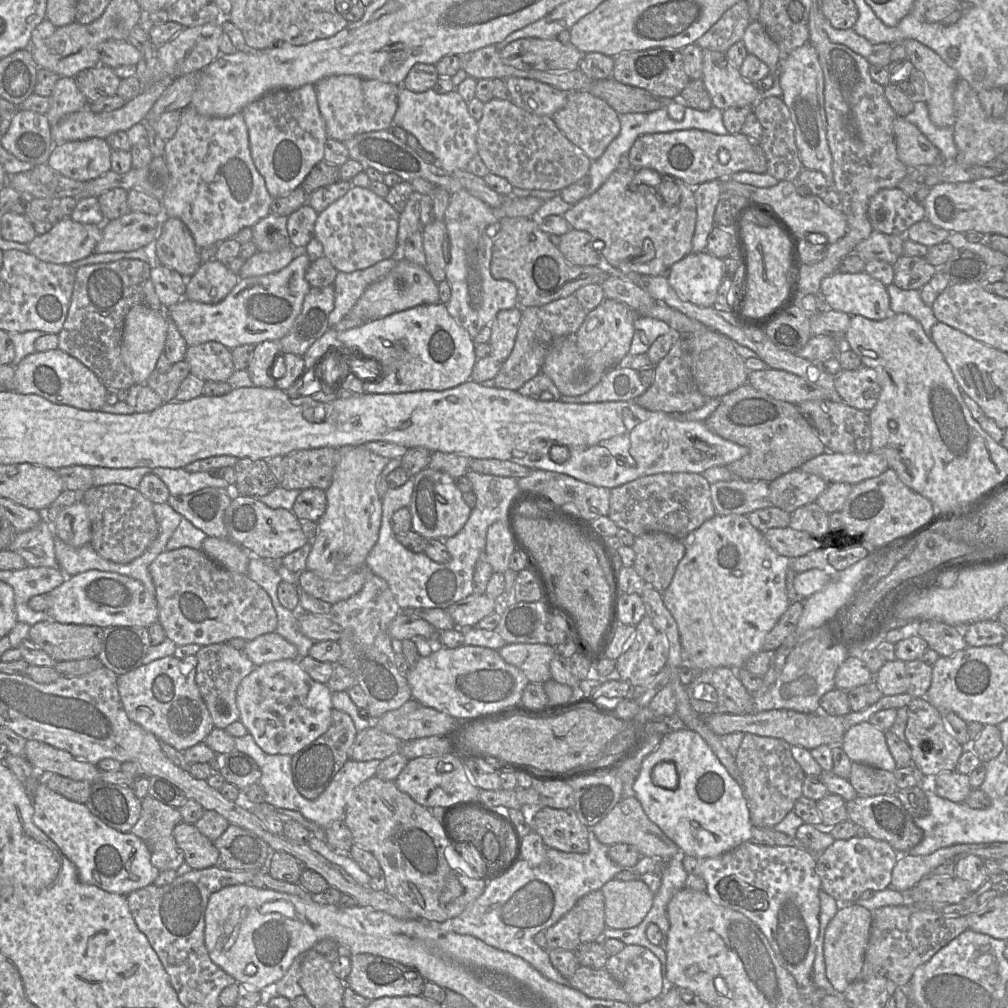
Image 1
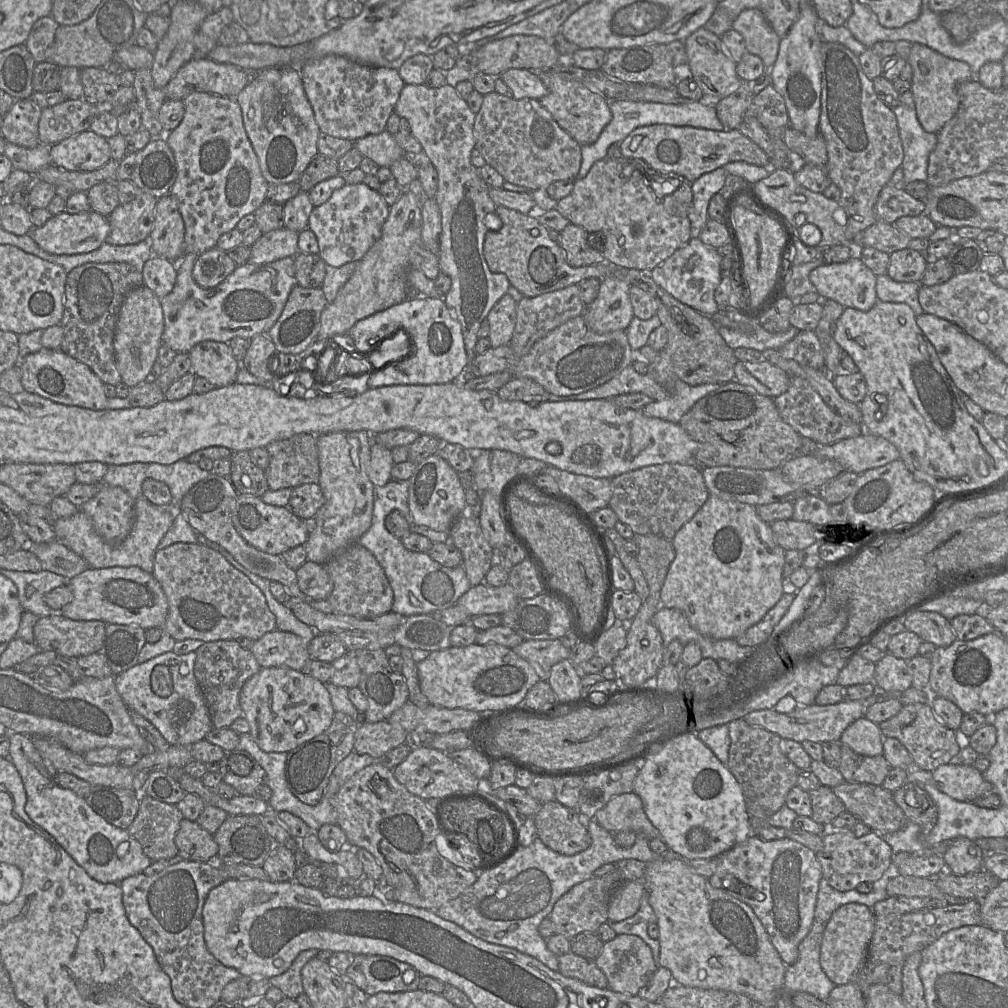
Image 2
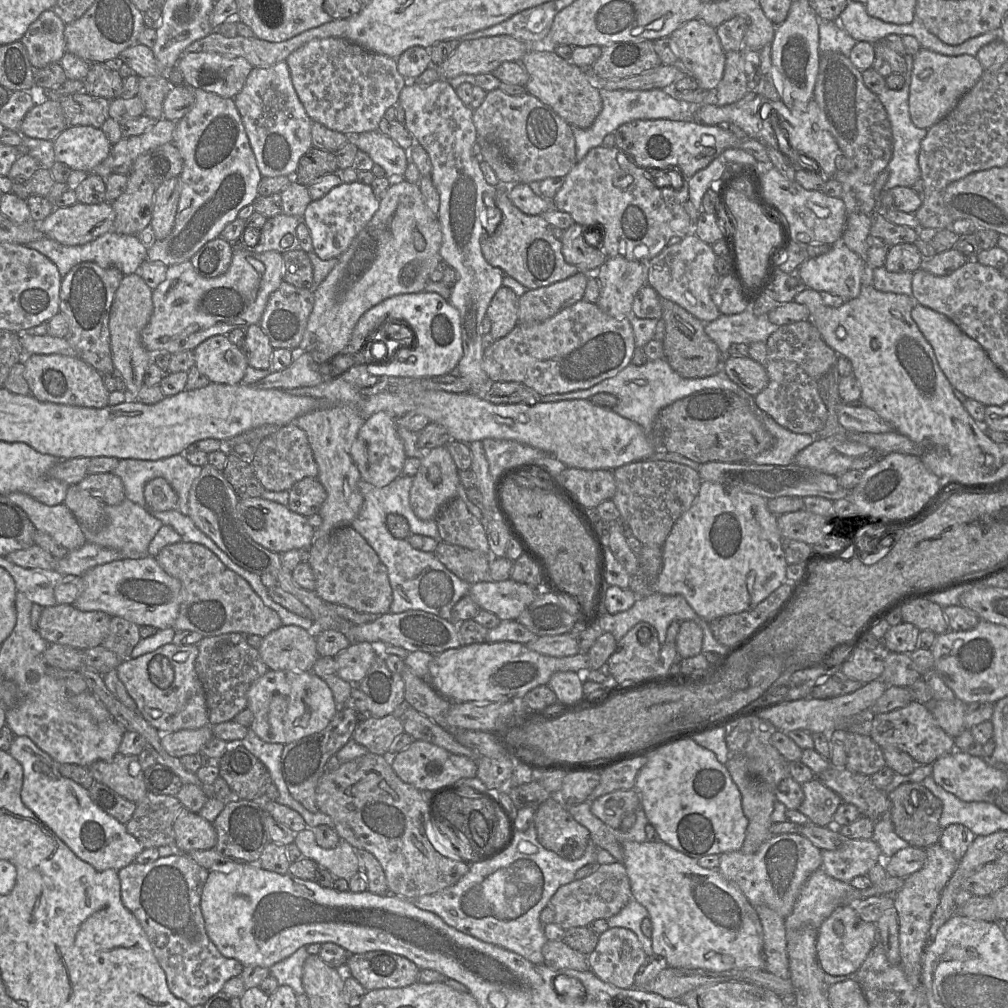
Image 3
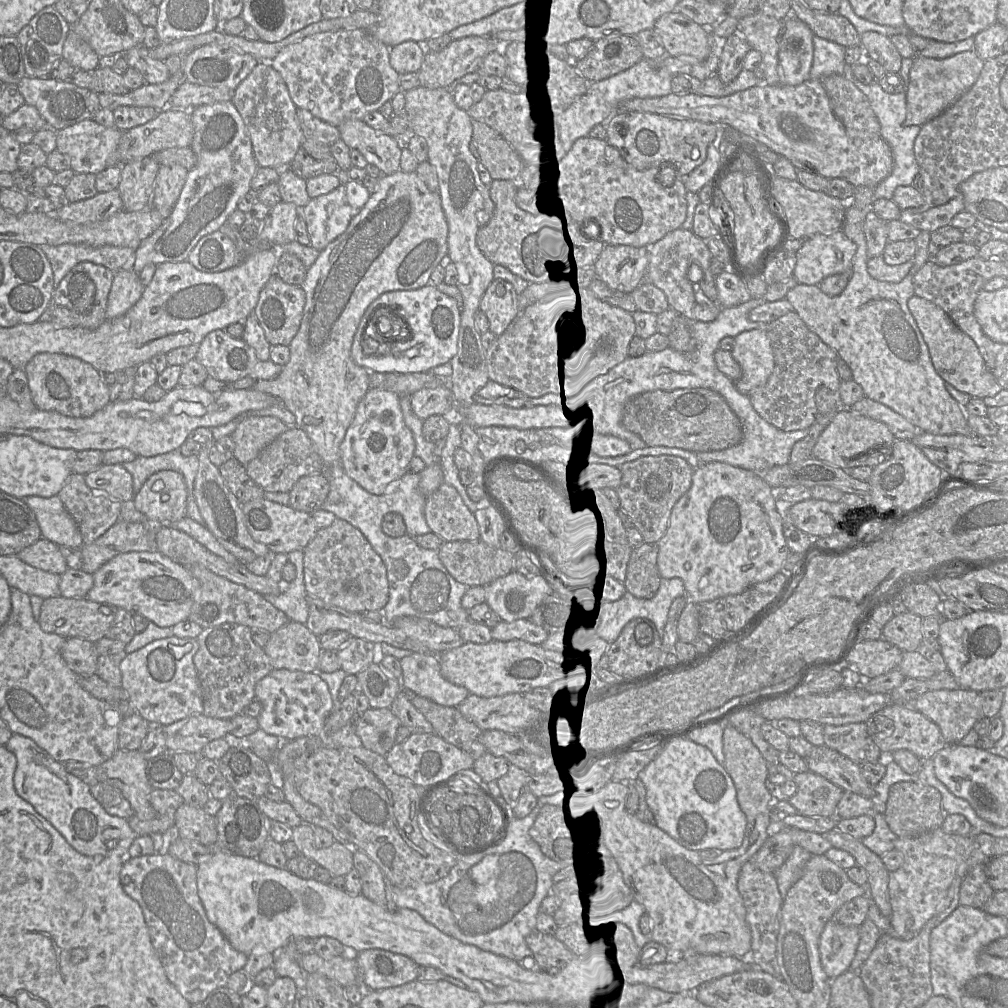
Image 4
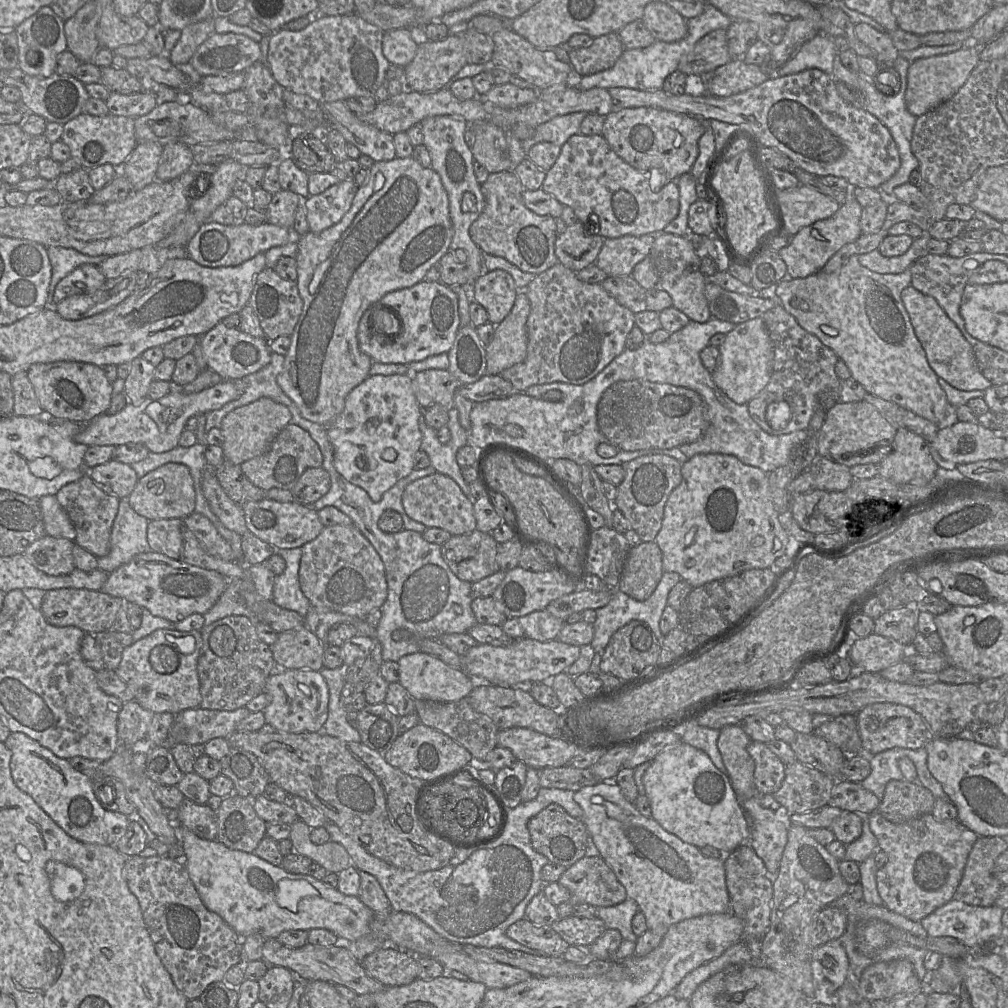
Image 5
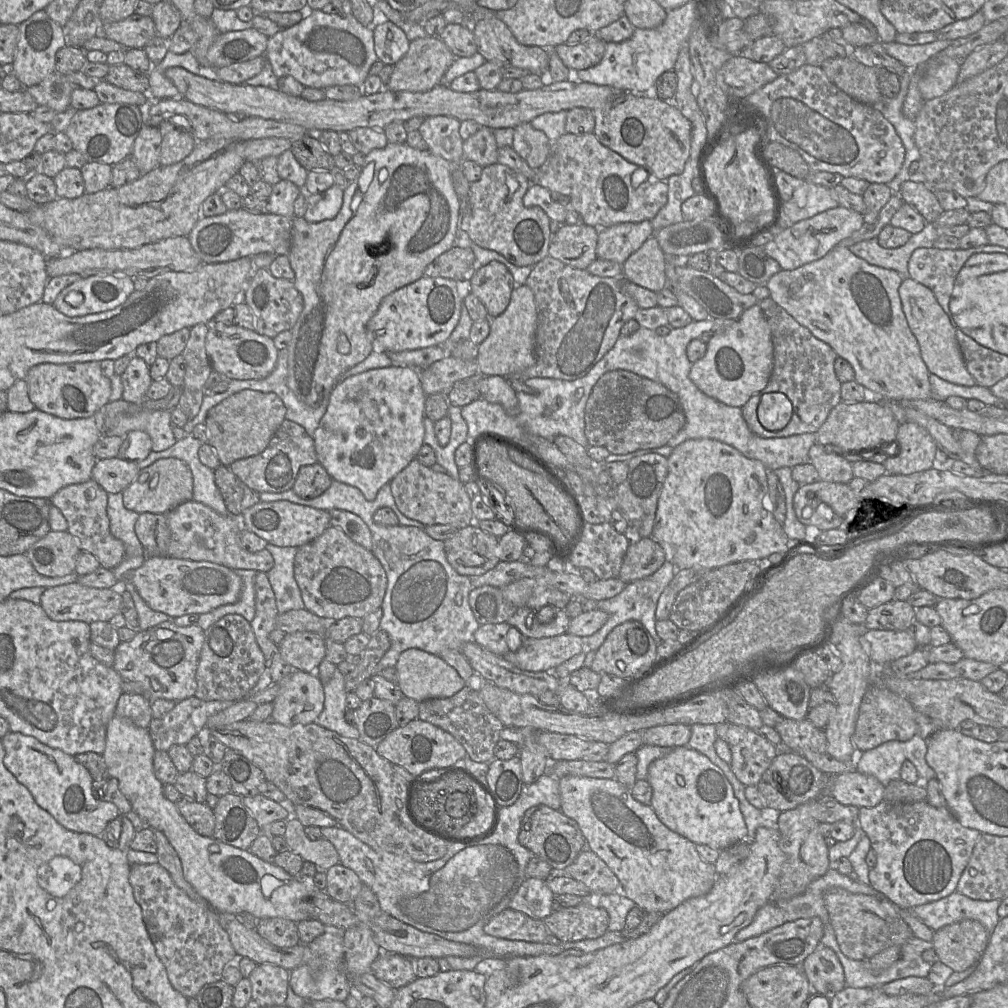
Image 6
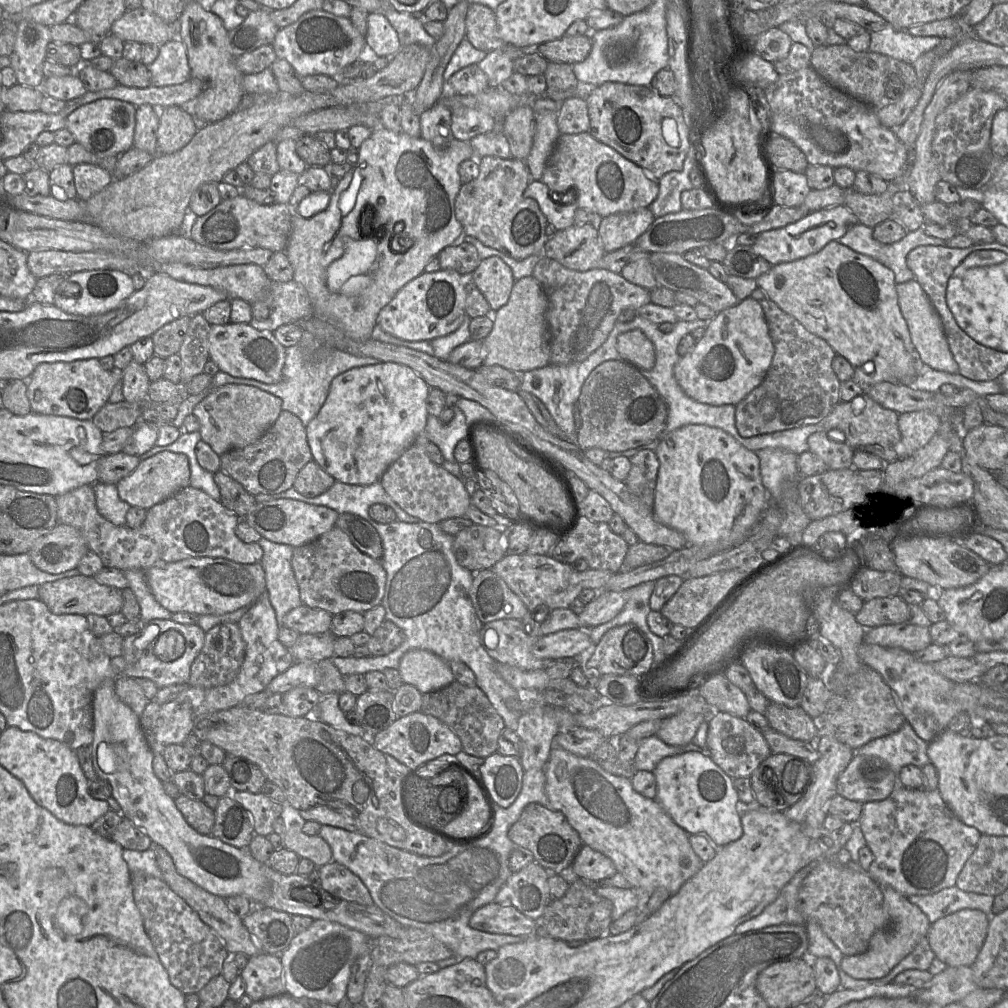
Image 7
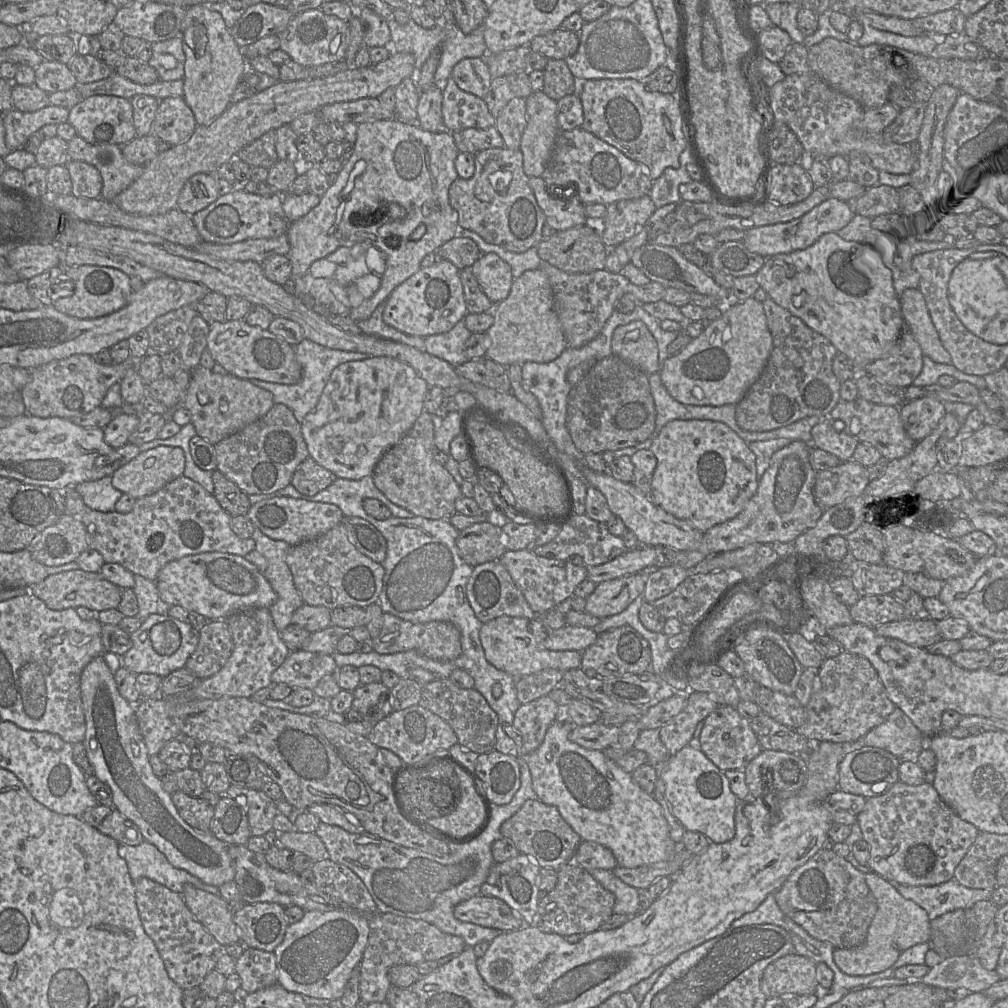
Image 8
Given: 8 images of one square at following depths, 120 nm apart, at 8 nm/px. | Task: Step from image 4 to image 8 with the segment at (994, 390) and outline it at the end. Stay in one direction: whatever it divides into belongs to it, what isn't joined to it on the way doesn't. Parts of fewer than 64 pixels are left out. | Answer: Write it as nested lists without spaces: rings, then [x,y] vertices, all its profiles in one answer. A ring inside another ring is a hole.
[[[907,288],[899,297],[905,326],[918,342],[923,355],[941,364],[952,364],[929,315],[924,296],[919,288]]]

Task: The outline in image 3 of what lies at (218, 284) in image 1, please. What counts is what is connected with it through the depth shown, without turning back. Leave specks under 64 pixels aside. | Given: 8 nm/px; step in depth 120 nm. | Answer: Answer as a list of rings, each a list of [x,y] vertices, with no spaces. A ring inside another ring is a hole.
[[[219,236],[208,241],[192,256],[190,262],[202,277],[217,277],[230,267],[233,251],[233,244]]]

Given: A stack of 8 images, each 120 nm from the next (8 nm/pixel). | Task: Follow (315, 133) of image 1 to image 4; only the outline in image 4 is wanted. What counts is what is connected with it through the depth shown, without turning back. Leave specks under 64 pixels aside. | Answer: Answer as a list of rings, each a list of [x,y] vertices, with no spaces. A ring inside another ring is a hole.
[[[258,62],[234,90],[231,101],[245,123],[258,167],[290,168],[305,136],[297,117],[297,106],[281,74],[269,62]]]

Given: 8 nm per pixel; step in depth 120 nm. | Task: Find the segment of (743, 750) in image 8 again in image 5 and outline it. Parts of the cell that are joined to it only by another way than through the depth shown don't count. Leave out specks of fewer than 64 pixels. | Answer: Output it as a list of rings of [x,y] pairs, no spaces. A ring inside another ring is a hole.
[[[752,740],[747,751],[755,762],[754,783],[759,794],[774,794],[785,777],[786,765],[762,742]]]

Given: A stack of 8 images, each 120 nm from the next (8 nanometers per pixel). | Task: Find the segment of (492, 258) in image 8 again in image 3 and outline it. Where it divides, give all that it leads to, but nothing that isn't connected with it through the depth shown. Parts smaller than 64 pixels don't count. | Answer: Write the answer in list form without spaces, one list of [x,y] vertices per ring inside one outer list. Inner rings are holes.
[[[501,286],[492,297],[486,315],[491,321],[490,334],[494,340],[506,336],[519,323],[519,297],[506,286]]]

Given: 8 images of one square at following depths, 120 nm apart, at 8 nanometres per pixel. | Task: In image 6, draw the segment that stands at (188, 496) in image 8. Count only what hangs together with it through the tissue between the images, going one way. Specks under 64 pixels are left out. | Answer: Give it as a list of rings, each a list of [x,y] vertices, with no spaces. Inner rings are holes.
[[[92,478],[85,483],[73,484],[60,489],[50,499],[51,505],[57,507],[65,517],[67,531],[74,536],[81,548],[94,555],[100,565],[107,569],[114,569],[125,558],[123,542],[114,537],[110,530],[107,514],[108,493]],[[194,500],[185,502],[166,515],[172,539],[168,556],[193,561],[209,561],[232,570],[247,569],[267,573],[274,565],[271,553],[263,549],[252,553],[239,545],[239,533],[243,528],[239,517],[221,515],[208,506]]]

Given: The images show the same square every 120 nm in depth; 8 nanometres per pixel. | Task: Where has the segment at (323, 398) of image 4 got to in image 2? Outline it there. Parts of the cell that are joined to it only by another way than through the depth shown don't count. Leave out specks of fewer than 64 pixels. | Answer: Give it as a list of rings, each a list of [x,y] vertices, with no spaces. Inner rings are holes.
[[[404,189],[398,201],[390,206],[380,238],[357,262],[349,280],[339,290],[333,302],[323,310],[317,340],[346,334],[359,320],[399,304],[409,297],[406,281],[406,272],[410,267],[409,252],[414,244],[422,243],[421,232],[421,207],[413,193]],[[353,431],[317,436],[318,484],[324,495],[324,504],[314,516],[316,528],[304,544],[308,561],[325,565],[333,556],[357,542],[371,527],[375,489],[368,477],[371,435],[367,431]]]

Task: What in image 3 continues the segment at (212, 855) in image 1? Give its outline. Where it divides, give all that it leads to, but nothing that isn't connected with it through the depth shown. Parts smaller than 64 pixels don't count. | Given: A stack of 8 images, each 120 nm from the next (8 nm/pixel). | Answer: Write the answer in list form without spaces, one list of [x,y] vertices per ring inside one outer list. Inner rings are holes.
[[[186,808],[174,821],[175,844],[182,853],[215,848],[216,830],[213,823]]]

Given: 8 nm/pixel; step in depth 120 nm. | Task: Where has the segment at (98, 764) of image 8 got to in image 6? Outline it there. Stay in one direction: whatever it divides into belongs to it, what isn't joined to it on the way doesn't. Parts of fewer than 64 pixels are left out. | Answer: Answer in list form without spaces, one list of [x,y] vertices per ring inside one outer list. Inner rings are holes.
[[[114,716],[108,723],[106,746],[101,754],[107,776],[115,777],[121,793],[129,800],[132,810],[149,827],[163,832],[177,852],[185,879],[208,905],[217,912],[239,914],[248,912],[257,920],[283,918],[298,923],[311,919],[302,910],[302,902],[310,900],[317,891],[313,877],[290,875],[274,863],[268,863],[243,850],[225,844],[213,836],[197,833],[180,814],[174,802],[163,794],[163,784],[153,770],[153,746],[149,731],[135,725],[130,719]]]

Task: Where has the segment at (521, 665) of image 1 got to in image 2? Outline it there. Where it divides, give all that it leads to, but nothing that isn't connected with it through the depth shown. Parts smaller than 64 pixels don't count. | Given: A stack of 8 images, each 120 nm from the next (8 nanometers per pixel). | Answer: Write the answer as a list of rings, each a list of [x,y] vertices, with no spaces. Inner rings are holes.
[[[560,639],[524,640],[512,650],[525,659],[535,670],[540,680],[547,681],[552,666],[561,660],[568,659],[570,649]]]

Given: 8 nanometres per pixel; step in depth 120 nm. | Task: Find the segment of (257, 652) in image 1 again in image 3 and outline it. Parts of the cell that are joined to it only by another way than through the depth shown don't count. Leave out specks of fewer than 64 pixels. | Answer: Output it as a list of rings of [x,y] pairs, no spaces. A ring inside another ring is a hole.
[[[282,625],[270,632],[258,651],[271,671],[312,672],[319,657],[314,632],[295,625]]]

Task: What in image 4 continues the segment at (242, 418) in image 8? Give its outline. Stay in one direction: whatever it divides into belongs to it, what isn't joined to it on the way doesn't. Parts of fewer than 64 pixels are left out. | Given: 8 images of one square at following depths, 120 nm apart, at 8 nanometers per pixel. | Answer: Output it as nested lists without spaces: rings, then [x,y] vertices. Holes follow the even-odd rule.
[[[252,416],[245,419],[231,435],[235,444],[232,457],[241,464],[247,465],[289,428],[274,416]]]

